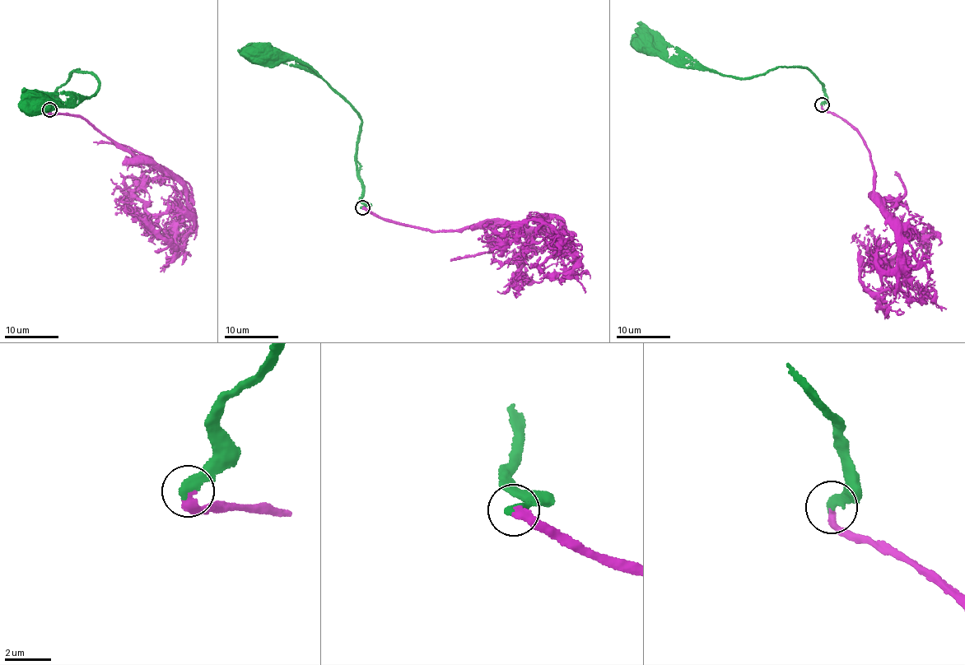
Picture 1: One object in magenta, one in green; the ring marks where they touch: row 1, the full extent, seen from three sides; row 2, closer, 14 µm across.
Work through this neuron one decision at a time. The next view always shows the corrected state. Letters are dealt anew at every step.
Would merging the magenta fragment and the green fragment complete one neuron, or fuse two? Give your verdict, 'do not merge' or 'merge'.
merge

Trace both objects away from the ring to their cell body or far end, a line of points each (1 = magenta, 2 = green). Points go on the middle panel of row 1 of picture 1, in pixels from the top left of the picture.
1: (362, 207), (433, 230), (526, 226), (537, 230), (536, 242), (547, 233), (530, 220), (508, 239), (478, 238)
2: (362, 207), (356, 152), (361, 117), (356, 109), (319, 76), (276, 62), (255, 47), (260, 55)

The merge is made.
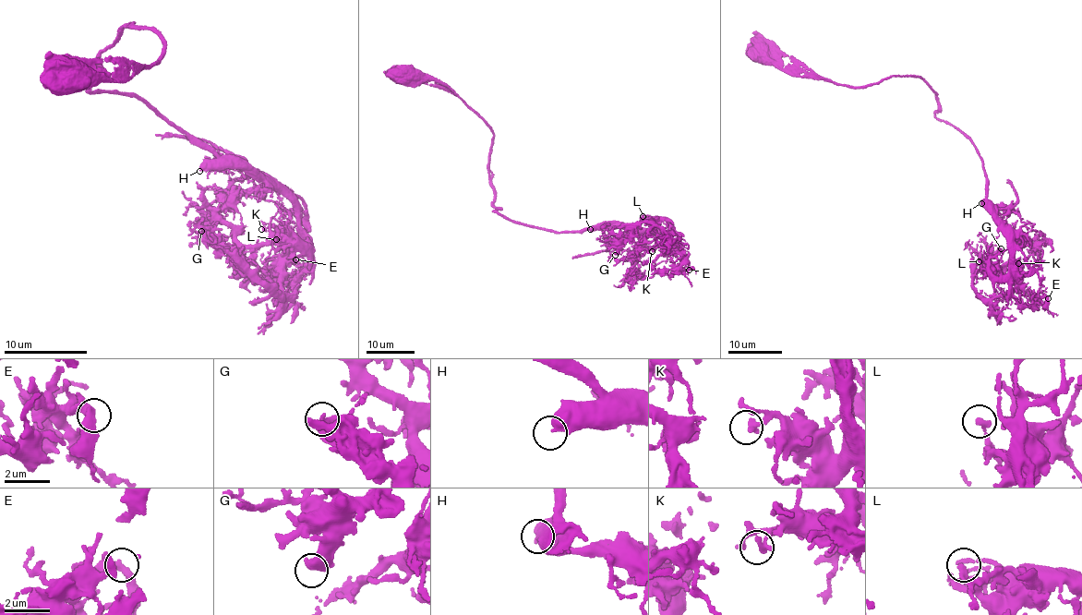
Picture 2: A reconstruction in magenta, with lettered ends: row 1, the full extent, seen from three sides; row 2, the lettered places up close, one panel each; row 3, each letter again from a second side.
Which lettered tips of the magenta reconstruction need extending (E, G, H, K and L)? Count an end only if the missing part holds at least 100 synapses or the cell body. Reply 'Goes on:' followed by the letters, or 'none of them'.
Goes on: H

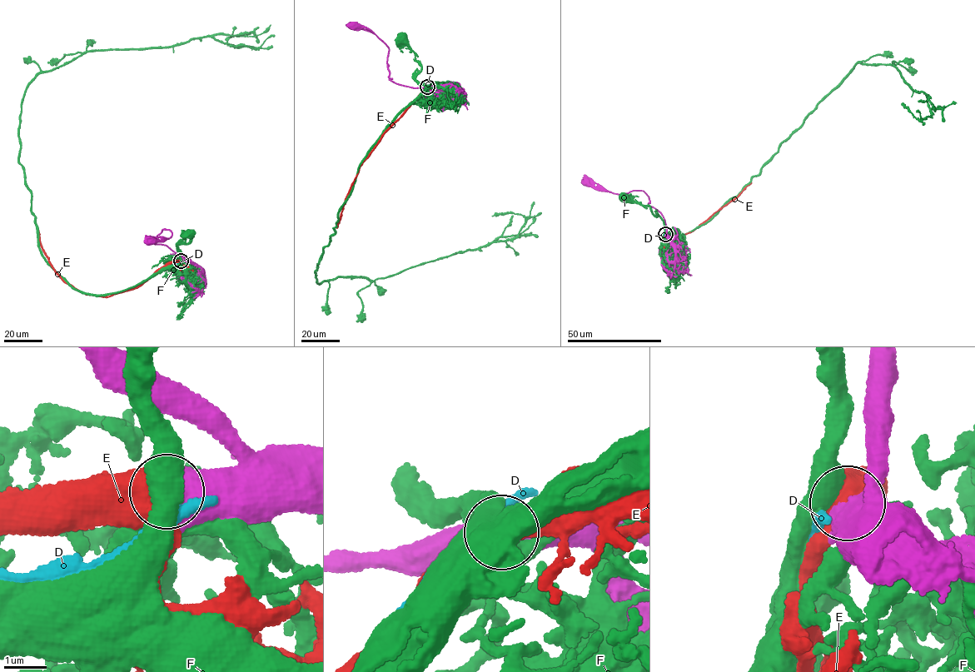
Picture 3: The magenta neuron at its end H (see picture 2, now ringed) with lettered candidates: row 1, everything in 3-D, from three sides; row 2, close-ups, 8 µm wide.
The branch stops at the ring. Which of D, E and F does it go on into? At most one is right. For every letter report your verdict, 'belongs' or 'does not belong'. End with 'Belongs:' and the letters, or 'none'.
D: does not belong
E: belongs
F: does not belong
Belongs: E

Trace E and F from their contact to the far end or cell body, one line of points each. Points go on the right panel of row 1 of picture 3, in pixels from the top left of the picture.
E: (665, 234), (663, 245), (667, 249), (735, 199), (751, 181)
F: (665, 236), (669, 240), (666, 243), (663, 240), (664, 221), (651, 208), (622, 197)

